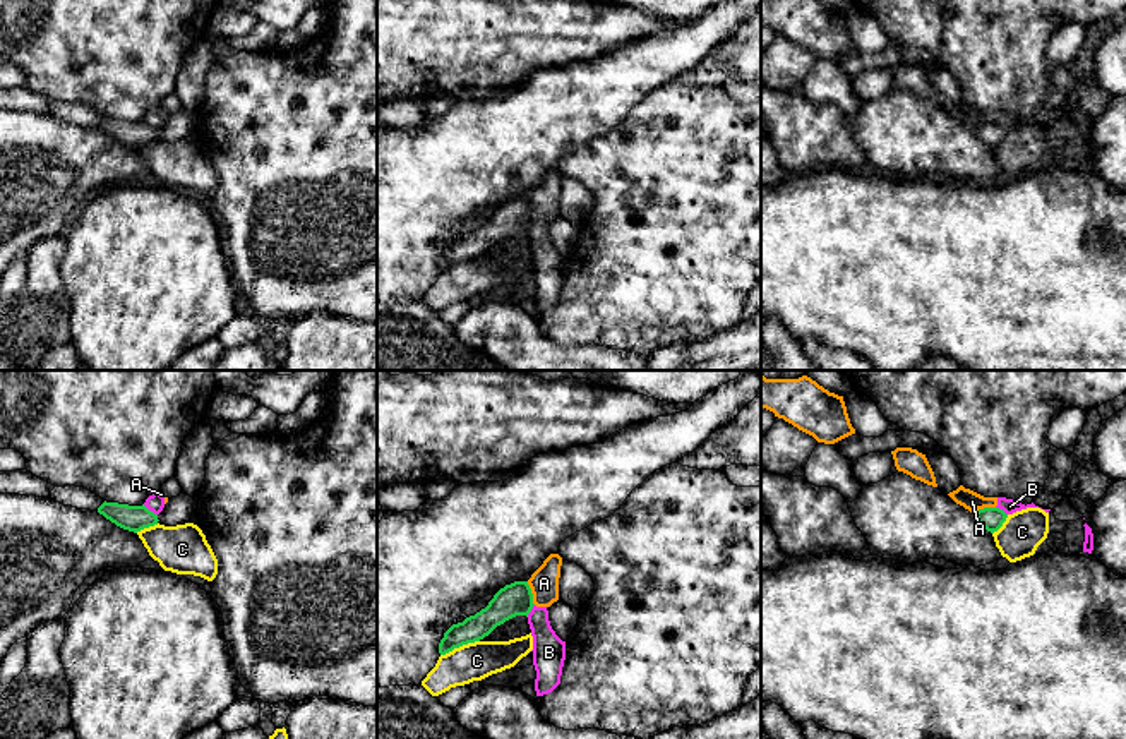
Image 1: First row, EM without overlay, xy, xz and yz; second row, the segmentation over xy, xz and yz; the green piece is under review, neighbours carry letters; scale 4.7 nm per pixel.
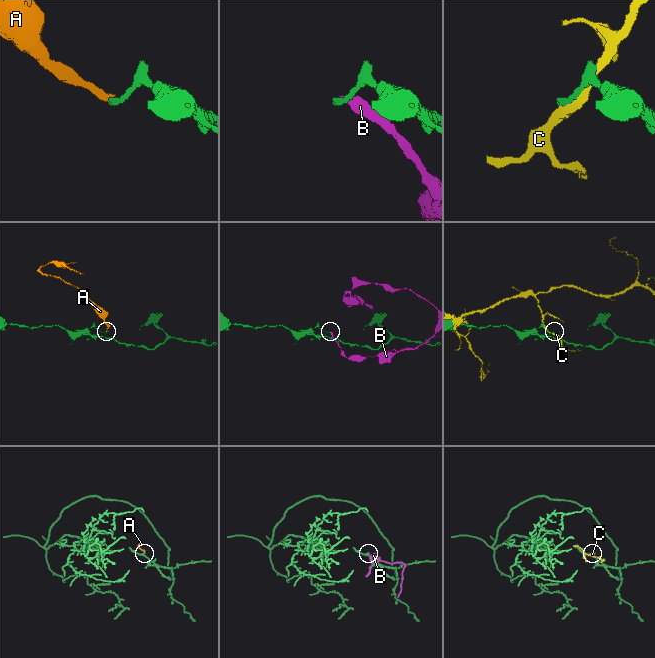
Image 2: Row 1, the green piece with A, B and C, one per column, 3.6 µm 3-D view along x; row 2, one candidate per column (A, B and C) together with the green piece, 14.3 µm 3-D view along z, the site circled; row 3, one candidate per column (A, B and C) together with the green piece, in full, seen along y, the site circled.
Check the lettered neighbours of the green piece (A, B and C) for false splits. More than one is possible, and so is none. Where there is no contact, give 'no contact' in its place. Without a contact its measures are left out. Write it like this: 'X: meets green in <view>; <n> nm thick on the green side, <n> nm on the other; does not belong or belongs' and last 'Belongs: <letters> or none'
A: meets green in xz; 160 nm thick on the green side, 140 nm on the other; does not belong
B: meets green in xy; 130 nm thick on the green side, 90 nm on the other; does not belong
C: meets green in xz; 120 nm thick on the green side, 180 nm on the other; does not belong
Belongs: none

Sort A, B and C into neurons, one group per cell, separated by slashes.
A B / C

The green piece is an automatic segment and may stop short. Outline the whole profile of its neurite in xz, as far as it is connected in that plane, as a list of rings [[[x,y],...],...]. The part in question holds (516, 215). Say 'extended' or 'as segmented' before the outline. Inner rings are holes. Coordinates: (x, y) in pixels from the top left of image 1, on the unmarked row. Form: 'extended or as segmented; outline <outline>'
as segmented; outline [[[514,197],[500,204],[485,225],[463,238],[452,240],[439,259],[439,269],[475,259],[488,252],[497,242],[516,231],[526,231],[533,225],[533,209],[528,197]]]

